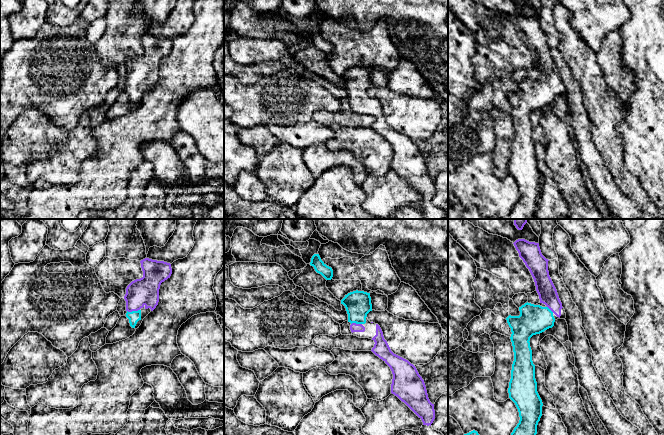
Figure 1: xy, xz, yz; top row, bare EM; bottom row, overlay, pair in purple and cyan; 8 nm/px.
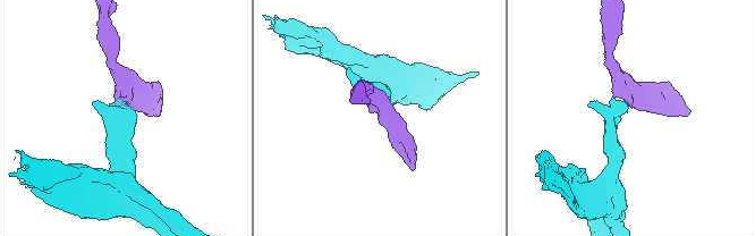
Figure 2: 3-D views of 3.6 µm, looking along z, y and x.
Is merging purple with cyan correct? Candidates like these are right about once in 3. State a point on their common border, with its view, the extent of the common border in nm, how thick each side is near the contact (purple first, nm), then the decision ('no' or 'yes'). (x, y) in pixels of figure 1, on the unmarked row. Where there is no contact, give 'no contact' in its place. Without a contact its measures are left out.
xy (133, 86) | 110 nm | 220/90 nm | yes

